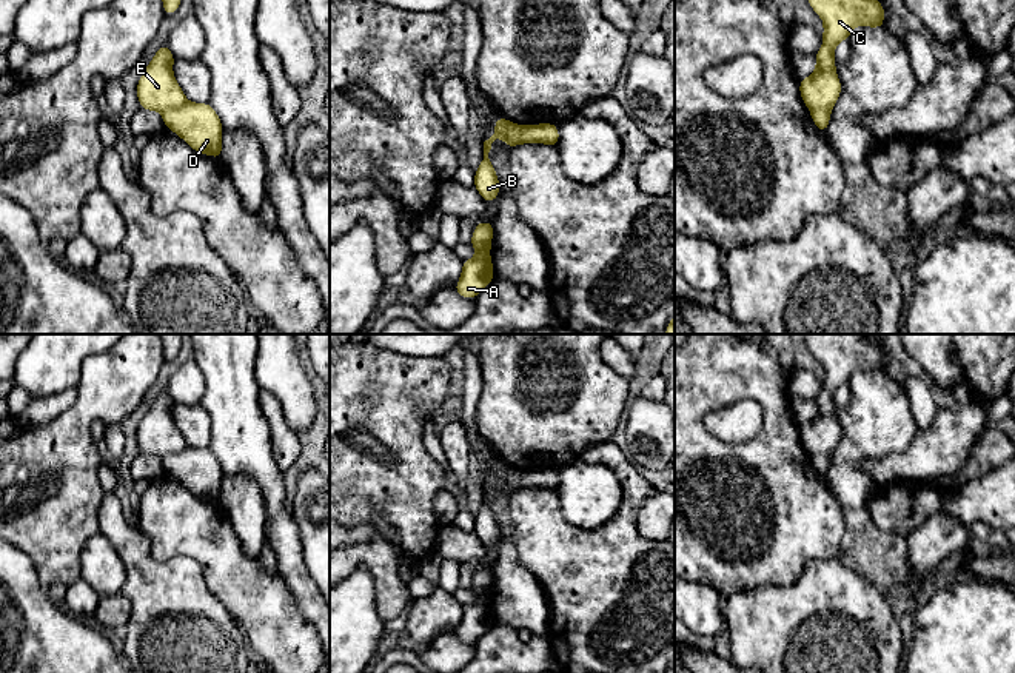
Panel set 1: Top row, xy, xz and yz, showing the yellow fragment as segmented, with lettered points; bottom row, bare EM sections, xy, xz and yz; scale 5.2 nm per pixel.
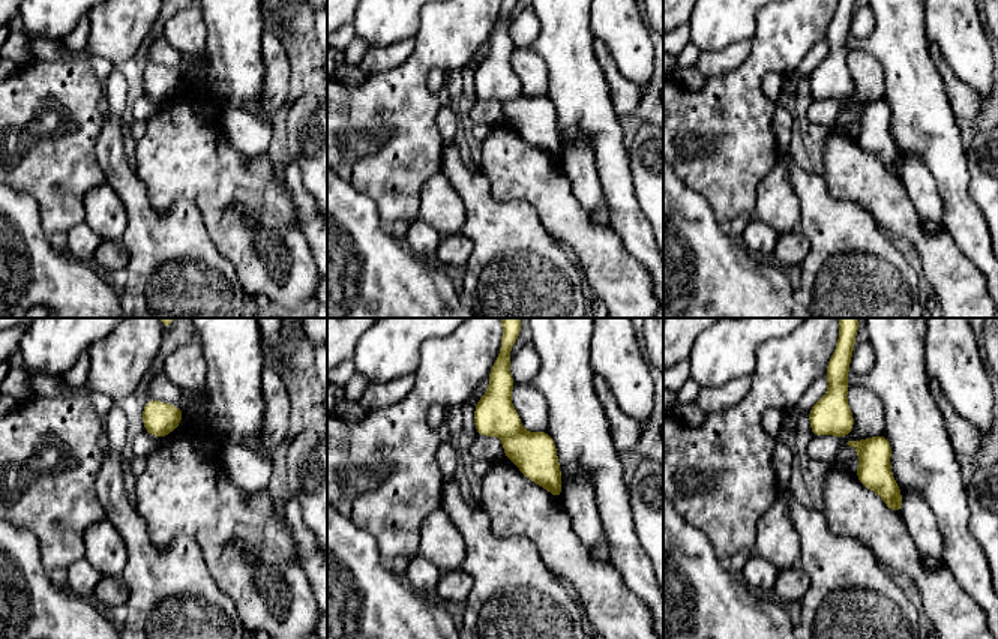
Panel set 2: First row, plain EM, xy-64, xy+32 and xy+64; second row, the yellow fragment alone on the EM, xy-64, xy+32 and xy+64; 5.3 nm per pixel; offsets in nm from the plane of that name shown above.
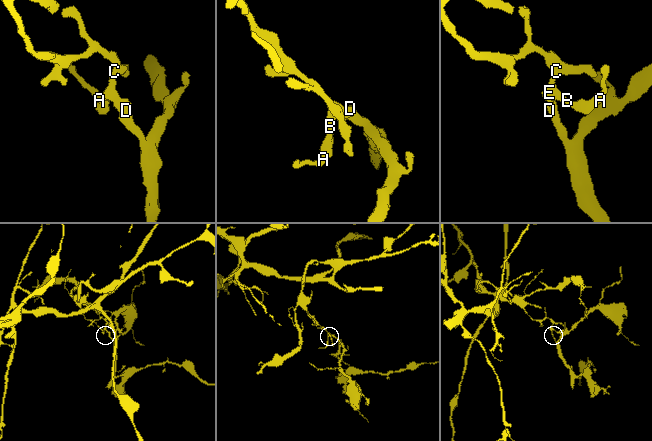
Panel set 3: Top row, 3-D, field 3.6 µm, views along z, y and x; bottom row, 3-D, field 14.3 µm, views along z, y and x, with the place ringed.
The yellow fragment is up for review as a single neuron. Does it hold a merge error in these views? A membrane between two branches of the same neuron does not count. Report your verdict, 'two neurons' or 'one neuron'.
two neurons

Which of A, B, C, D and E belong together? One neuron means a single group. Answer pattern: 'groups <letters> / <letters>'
groups A B C E / D

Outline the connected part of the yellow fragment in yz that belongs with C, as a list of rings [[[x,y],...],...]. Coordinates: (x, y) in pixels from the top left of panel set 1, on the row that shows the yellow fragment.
[[[807,0],[824,22],[824,42],[816,52],[815,72],[799,80],[801,97],[810,112],[822,109],[830,112],[841,95],[841,80],[835,72],[835,46],[847,40],[858,25],[881,28],[884,6],[878,0]]]

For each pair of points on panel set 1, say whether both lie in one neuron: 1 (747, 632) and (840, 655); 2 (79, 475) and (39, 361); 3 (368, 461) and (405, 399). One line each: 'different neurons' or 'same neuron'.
1: same neuron
2: different neurons
3: same neuron

